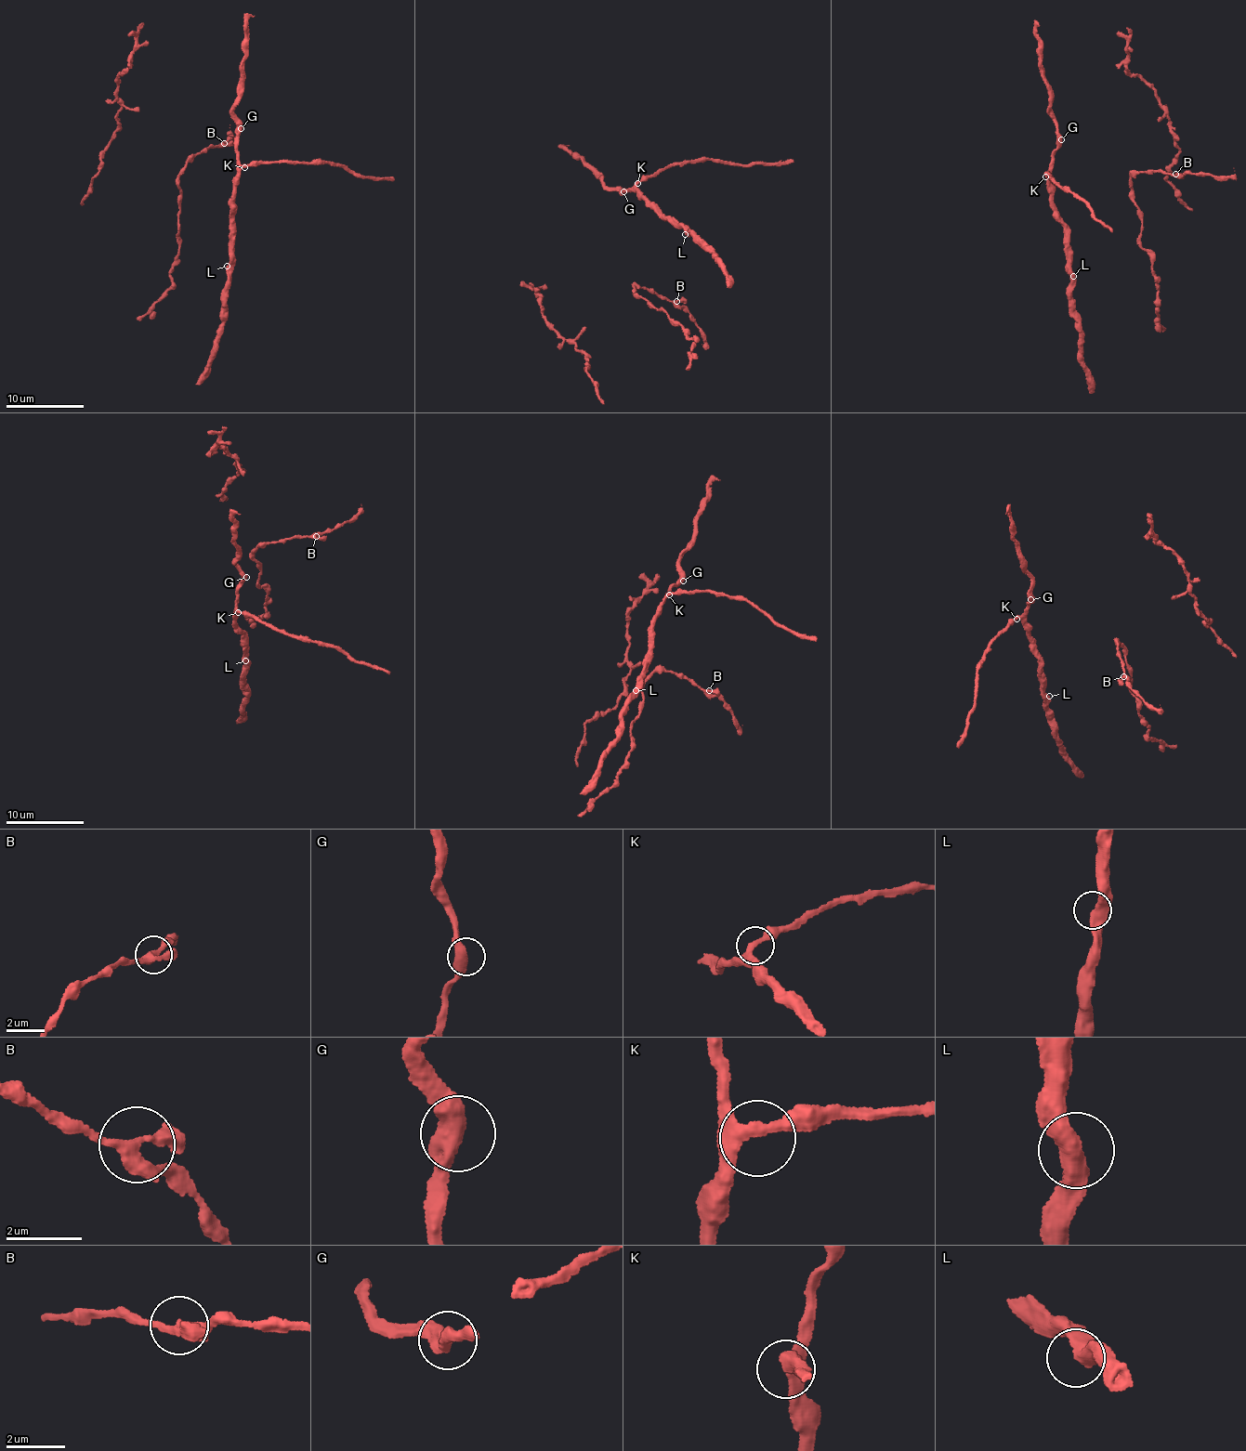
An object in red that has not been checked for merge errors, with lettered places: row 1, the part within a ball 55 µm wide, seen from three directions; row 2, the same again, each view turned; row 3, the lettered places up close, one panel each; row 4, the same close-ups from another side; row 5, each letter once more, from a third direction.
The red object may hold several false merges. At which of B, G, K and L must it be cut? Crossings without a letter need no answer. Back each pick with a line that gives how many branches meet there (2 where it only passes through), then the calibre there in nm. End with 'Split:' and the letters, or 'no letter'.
Split: no letter

